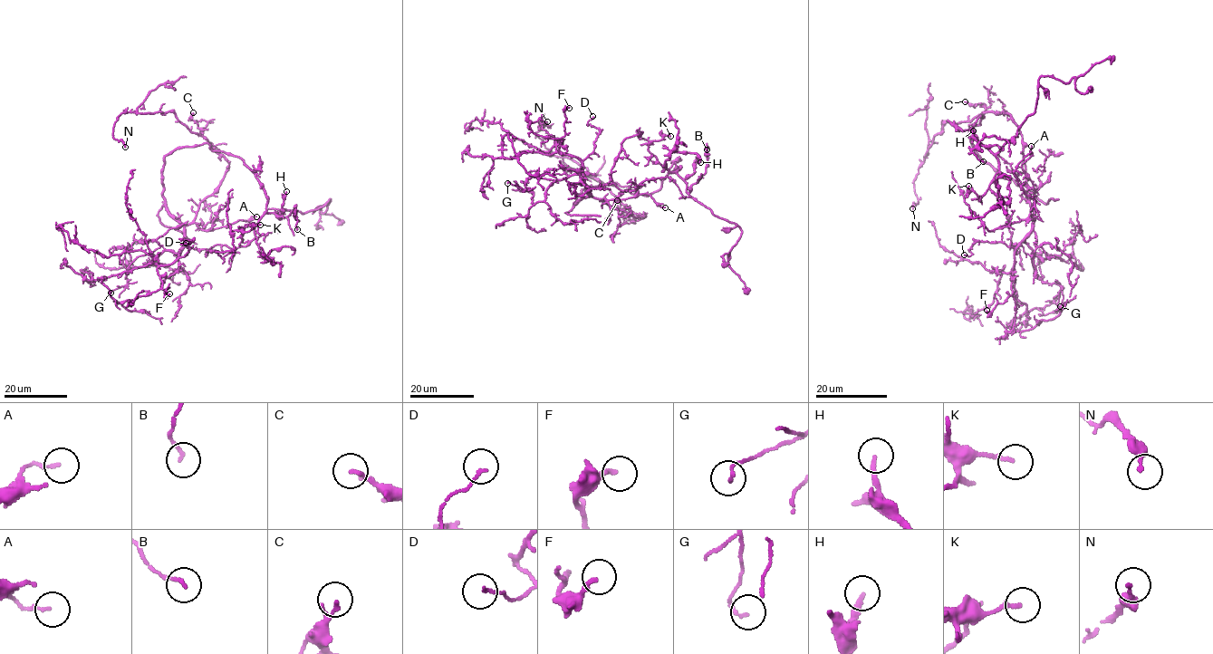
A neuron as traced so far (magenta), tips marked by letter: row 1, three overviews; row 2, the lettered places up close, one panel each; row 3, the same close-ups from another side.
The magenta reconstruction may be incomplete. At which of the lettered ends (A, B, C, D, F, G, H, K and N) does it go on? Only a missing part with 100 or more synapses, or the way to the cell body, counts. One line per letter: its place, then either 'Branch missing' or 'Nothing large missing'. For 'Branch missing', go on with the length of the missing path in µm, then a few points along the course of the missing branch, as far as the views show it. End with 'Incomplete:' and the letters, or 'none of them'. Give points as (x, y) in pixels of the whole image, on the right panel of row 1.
A: Place: (1031, 146). Nothing large missing
B: Place: (983, 161). Nothing large missing
C: Place: (965, 101). Nothing large missing
D: Place: (964, 254). Nothing large missing
F: Place: (986, 310). Nothing large missing
G: Place: (1060, 306). Nothing large missing
H: Place: (973, 130). Nothing large missing
K: Place: (968, 186). Nothing large missing
N: Place: (912, 208). Nothing large missing
Incomplete: none of them

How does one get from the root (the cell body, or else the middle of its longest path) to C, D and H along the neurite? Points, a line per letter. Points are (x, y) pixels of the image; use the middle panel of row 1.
C: (578, 195), (573, 204), (595, 197), (632, 216), (645, 216), (625, 205), (620, 209), (617, 200)
D: (578, 195), (573, 204), (591, 197), (582, 163), (592, 152), (599, 132), (588, 125), (592, 116)
H: (578, 195), (618, 184), (649, 195), (674, 168), (687, 178), (695, 161), (700, 162)

